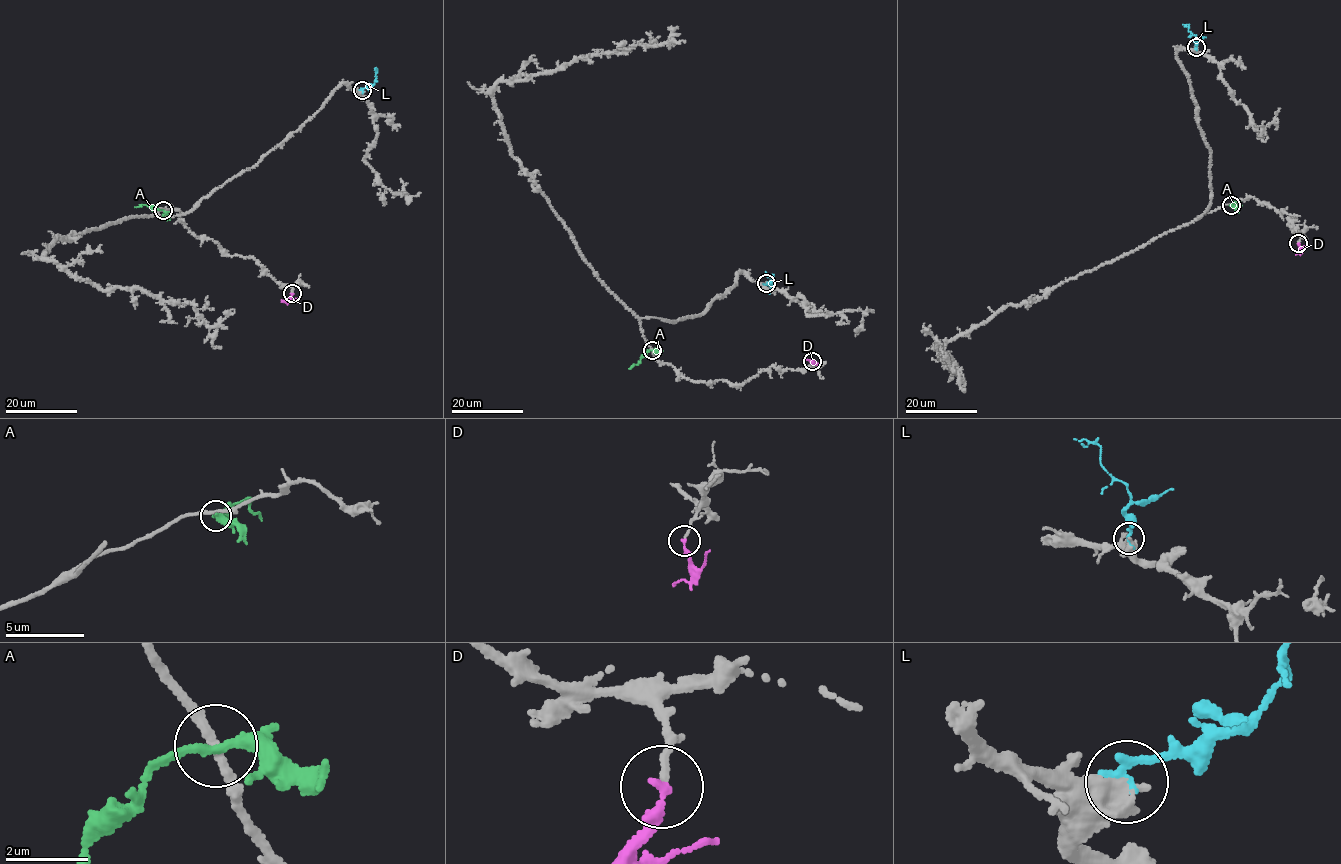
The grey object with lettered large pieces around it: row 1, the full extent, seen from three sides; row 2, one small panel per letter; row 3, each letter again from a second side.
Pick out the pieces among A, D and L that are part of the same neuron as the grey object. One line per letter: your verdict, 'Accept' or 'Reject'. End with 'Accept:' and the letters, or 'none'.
A: Reject
D: Accept
L: Reject
Accept: D

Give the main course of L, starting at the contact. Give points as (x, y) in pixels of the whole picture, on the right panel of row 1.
L: (1196, 47), (1195, 36), (1189, 27), (1183, 25)

